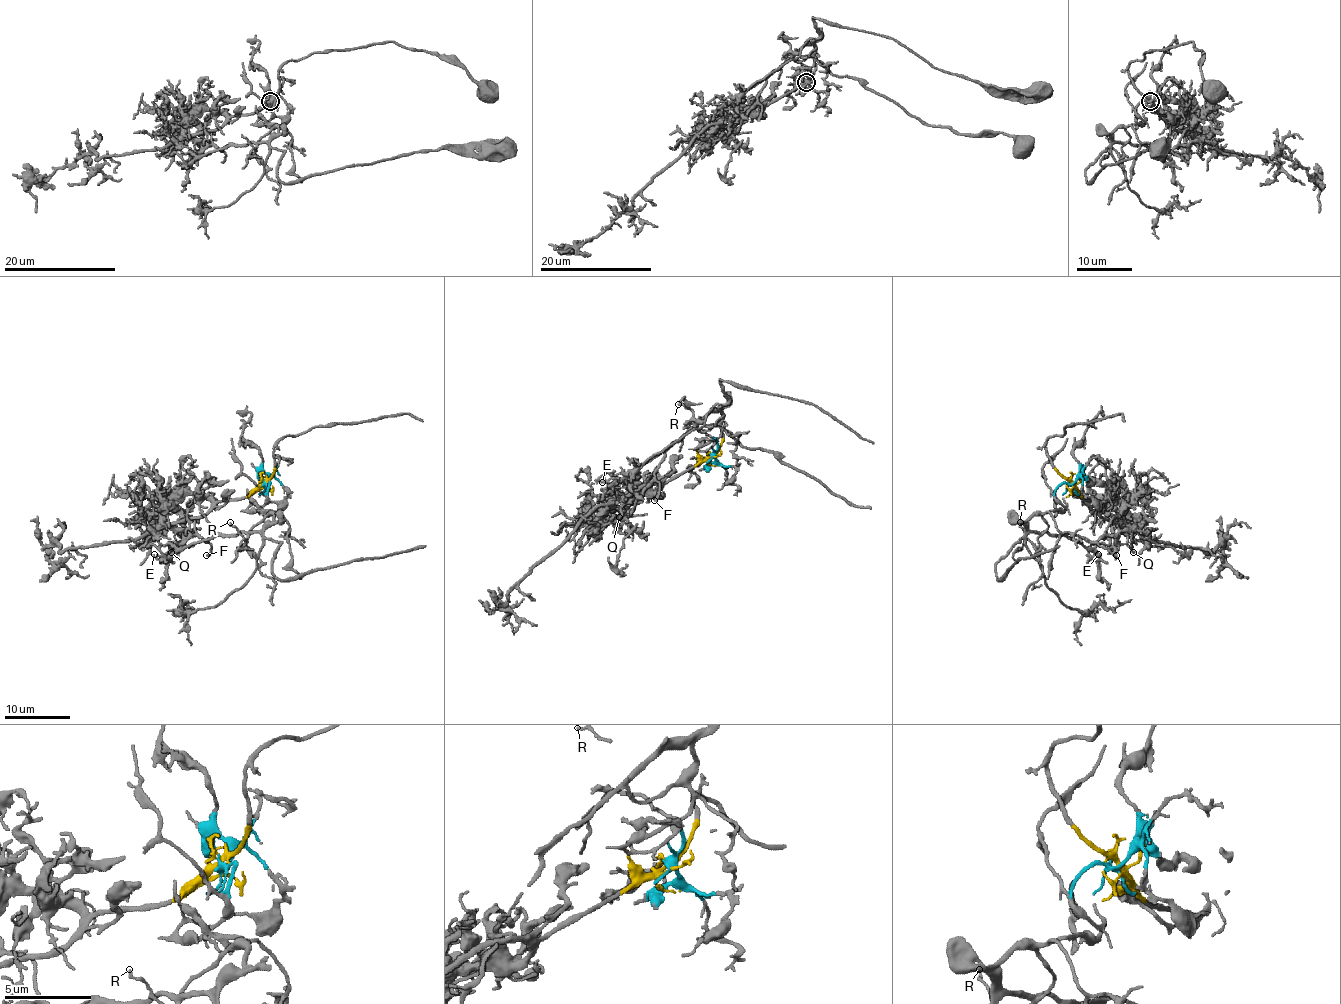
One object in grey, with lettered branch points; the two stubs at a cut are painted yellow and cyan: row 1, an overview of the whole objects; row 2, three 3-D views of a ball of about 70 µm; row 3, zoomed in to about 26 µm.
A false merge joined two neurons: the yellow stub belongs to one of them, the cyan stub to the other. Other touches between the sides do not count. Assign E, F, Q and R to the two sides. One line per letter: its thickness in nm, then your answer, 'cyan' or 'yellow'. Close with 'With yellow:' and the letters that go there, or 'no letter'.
E: calibre 150 nm; cyan
F: calibre 180 nm; cyan
Q: calibre 180 nm; cyan
R: calibre 150 nm; cyan
With yellow: no letter

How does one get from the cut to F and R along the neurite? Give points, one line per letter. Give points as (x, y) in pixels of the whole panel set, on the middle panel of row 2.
F: (713, 456), (716, 438), (696, 449), (721, 430), (691, 426), (665, 453), (654, 500)
R: (713, 456), (716, 438), (696, 449), (721, 430), (701, 431), (678, 403)

